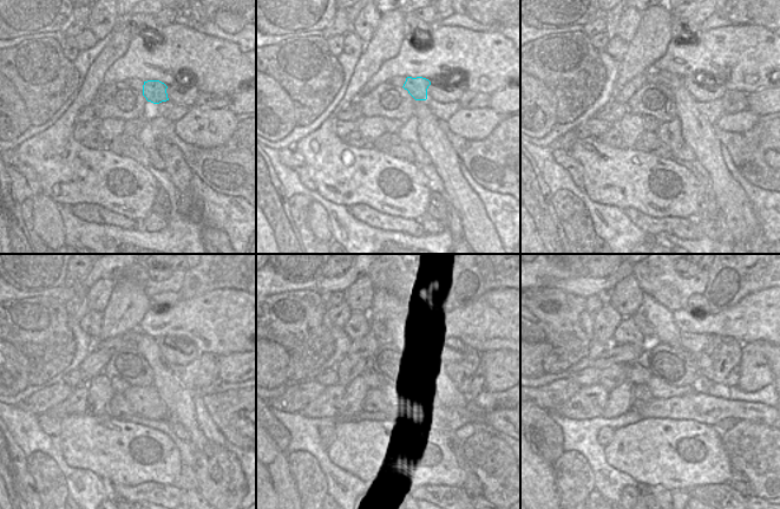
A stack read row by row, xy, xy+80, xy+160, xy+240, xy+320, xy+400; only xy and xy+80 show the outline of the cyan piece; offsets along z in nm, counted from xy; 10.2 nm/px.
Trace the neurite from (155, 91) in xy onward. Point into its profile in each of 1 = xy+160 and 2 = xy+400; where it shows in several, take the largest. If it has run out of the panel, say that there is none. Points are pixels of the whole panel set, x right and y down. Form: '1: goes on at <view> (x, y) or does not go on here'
1: goes on at xy+160 (669, 79)
2: goes on at xy+400 (642, 322)

